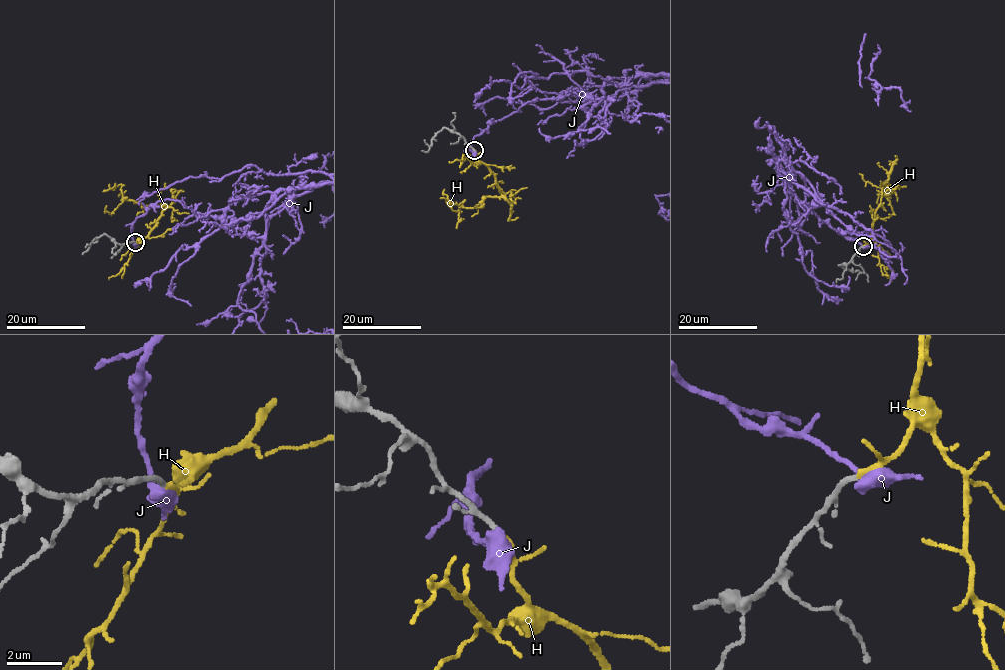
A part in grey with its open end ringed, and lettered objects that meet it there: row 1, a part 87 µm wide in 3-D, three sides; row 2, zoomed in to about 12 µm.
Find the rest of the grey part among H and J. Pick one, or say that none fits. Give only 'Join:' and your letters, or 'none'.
Join: H

